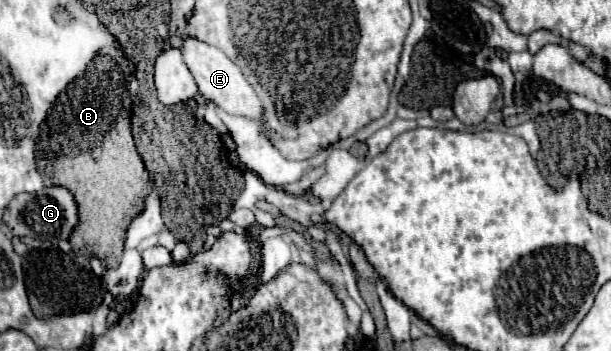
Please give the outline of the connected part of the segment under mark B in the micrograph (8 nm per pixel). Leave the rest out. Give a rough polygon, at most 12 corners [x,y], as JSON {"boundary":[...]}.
{"boundary":[[121,65],[89,67],[41,123],[77,257],[119,265],[149,173]]}

